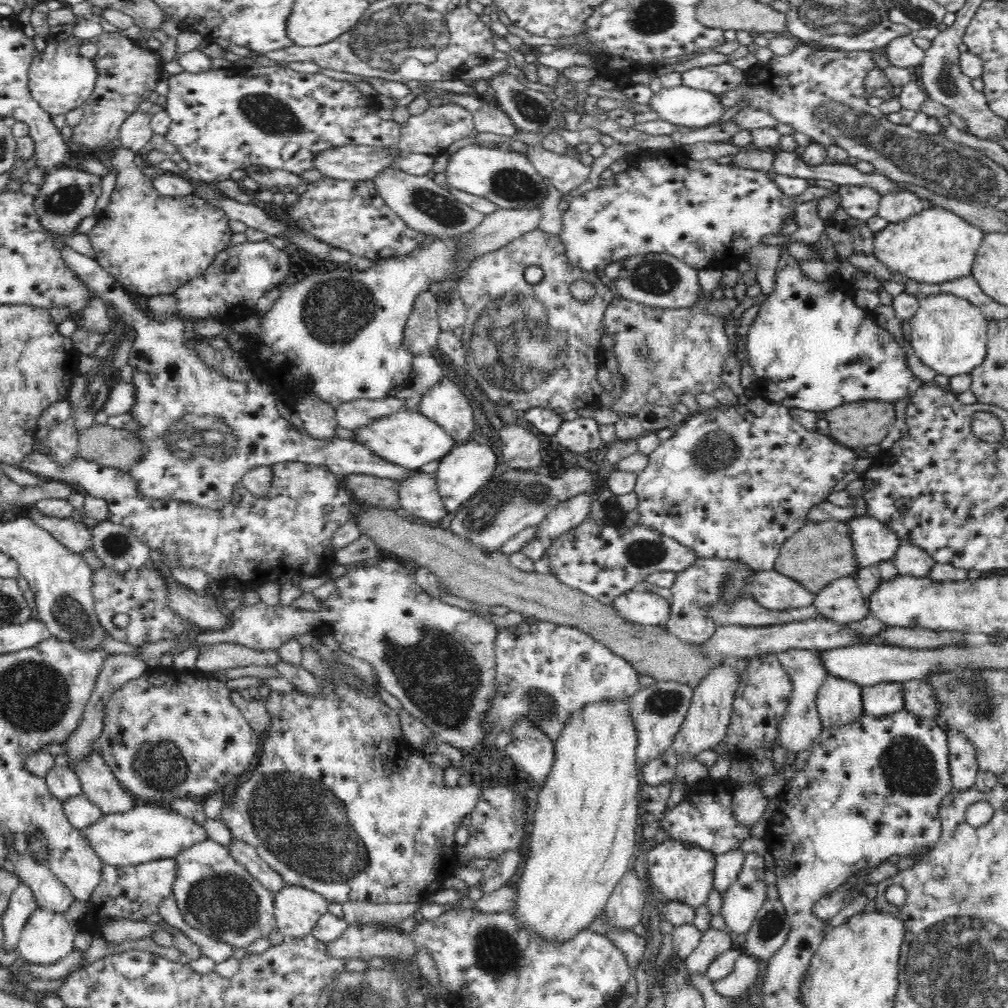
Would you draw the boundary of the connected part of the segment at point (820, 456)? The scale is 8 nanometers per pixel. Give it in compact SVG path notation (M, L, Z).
M757 392L752 399L744 399L740 406L719 405L712 410L700 410L691 414L683 420L682 425L676 428L676 432L669 440L661 442L649 455L648 466L642 472L638 472L635 484L638 497L637 509L640 514L637 524L643 524L664 536L677 540L692 549L700 559L741 560L755 572L769 571L775 568L782 544L808 522L808 512L812 510L812 506L828 501L828 496L833 492L832 488L838 485L850 470L853 470L857 458L857 452L854 450L836 443L828 435L820 434L817 430L804 428L791 417L787 406L776 404Z

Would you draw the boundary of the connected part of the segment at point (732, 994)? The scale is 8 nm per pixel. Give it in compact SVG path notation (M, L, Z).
M742 952L736 959L732 972L726 978L722 978L722 980L712 982L714 990L722 998L728 997L734 999L748 996L763 976L758 961L752 955Z

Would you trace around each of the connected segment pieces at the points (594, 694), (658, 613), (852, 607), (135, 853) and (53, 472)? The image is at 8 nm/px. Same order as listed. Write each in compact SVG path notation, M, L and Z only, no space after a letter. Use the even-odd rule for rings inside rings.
M538 620L534 624L524 621L516 626L499 628L495 656L496 693L491 698L492 706L484 718L483 727L486 746L492 744L492 740L500 732L511 732L511 728L524 718L532 721L532 726L538 727L554 743L577 711L603 701L624 701L642 688L638 681L639 670L634 669L629 661L611 652L604 643L596 641L574 626Z
M628 590L613 602L626 620L634 624L665 627L671 614L671 602L651 592Z
M844 576L822 588L815 595L813 605L821 616L846 625L864 620L868 616L867 603L854 576Z
M162 805L134 806L130 812L102 815L95 823L77 831L89 842L104 865L128 866L144 864L161 858L175 858L184 849L204 842L208 836L203 824L198 824Z
M32 452L28 454L28 456L24 457L19 464L20 468L26 469L28 472L35 474L42 480L50 480L50 481L60 481L65 482L66 484L71 484L75 486L75 488L83 488L87 494L91 494L96 498L103 498L109 506L110 510L110 518L109 521L128 527L130 531L132 531L140 541L146 543L150 550L158 549L168 557L168 561L170 561L170 565L172 566L184 566L184 567L194 567L198 569L202 569L202 571L206 572L210 579L219 582L222 587L236 587L238 591L250 592L250 590L256 590L258 586L264 584L265 582L274 582L278 587L280 587L288 580L294 582L297 586L299 586L300 580L305 576L314 576L327 575L329 574L331 568L337 563L334 560L334 554L336 551L332 549L331 540L333 534L342 526L342 524L346 524L348 520L352 517L350 513L350 506L352 506L352 500L350 499L350 494L348 494L347 488L344 486L344 481L342 481L342 476L334 474L332 471L328 470L328 467L322 465L311 465L308 463L298 462L298 461L290 461L290 462L279 462L278 464L274 464L272 467L273 476L272 476L272 484L270 484L270 492L268 492L268 496L264 496L264 498L256 498L246 486L243 486L242 483L238 484L238 486L234 486L234 494L232 494L232 500L230 500L230 504L228 506L224 506L224 508L220 508L220 510L212 510L211 508L204 508L203 506L194 506L189 502L180 502L179 500L168 500L167 498L160 498L160 500L152 500L151 498L144 498L138 492L136 481L123 470L115 469L109 466L102 466L94 461L86 460L82 457L74 457L70 459L70 462L67 462L67 465L60 465L60 463L54 461L52 457L46 454L41 454L40 452Z

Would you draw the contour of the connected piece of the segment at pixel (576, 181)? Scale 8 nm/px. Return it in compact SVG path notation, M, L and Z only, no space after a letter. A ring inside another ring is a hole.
M540 143L528 145L527 158L537 172L563 196L582 186L591 173L591 166L544 149Z

